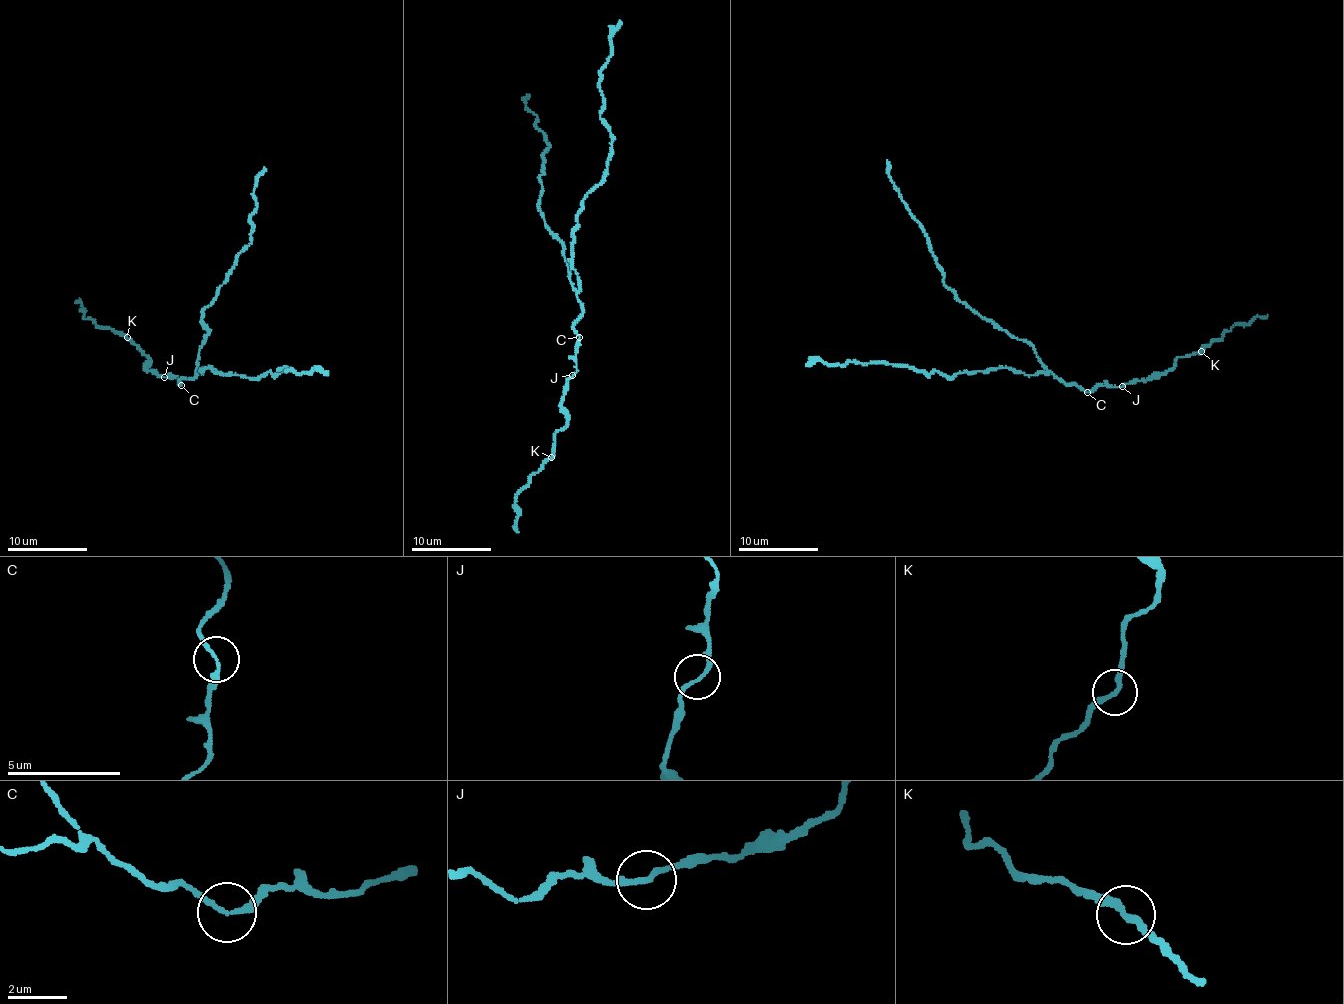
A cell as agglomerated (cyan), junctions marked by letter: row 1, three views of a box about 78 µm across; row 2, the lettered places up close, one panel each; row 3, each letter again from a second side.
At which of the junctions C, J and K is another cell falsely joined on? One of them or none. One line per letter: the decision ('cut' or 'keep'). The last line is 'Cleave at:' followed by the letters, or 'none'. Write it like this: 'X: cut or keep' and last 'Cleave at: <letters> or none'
C: keep
J: keep
K: keep
Cleave at: none

